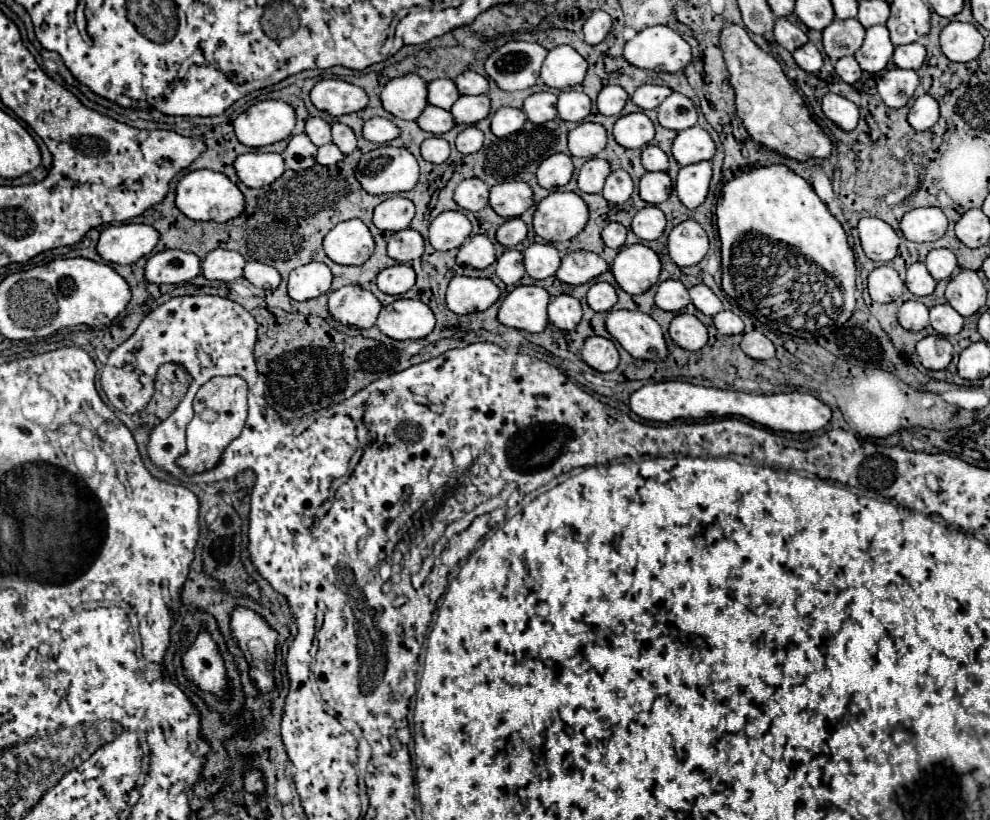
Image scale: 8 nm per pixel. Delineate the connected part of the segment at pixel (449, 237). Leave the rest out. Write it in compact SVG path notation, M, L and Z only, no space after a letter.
M462 211L440 213L430 227L430 243L438 251L458 249L472 231L472 223Z

